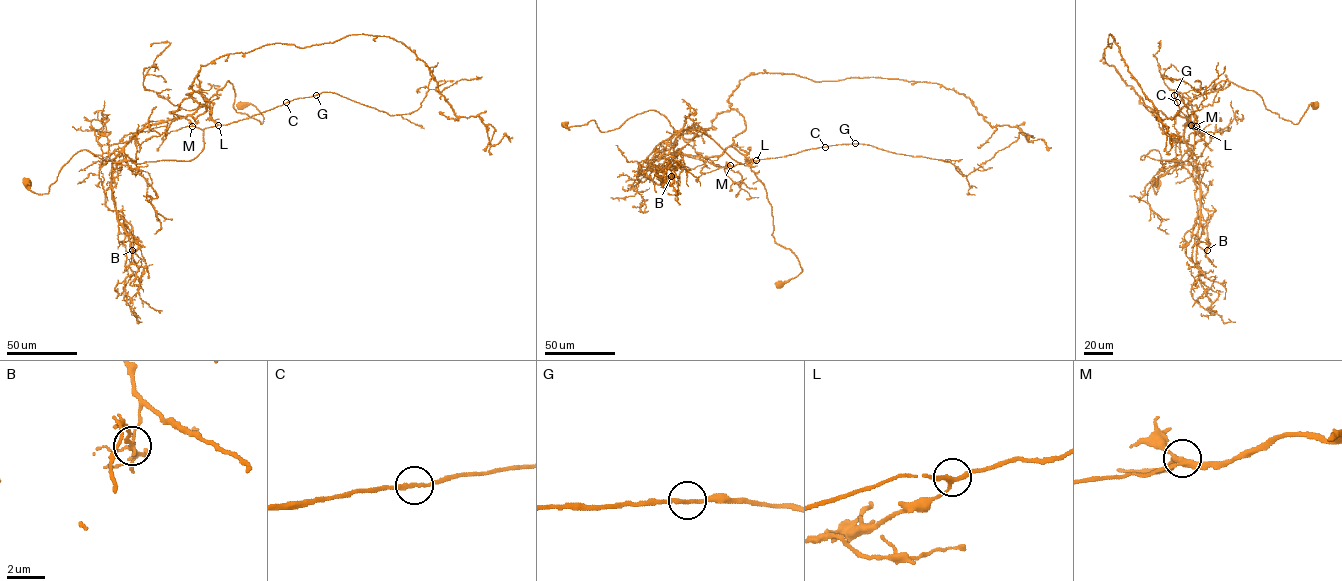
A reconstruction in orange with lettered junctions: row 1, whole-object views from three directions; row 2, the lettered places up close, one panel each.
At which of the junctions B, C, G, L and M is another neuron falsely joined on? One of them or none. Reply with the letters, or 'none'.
B

